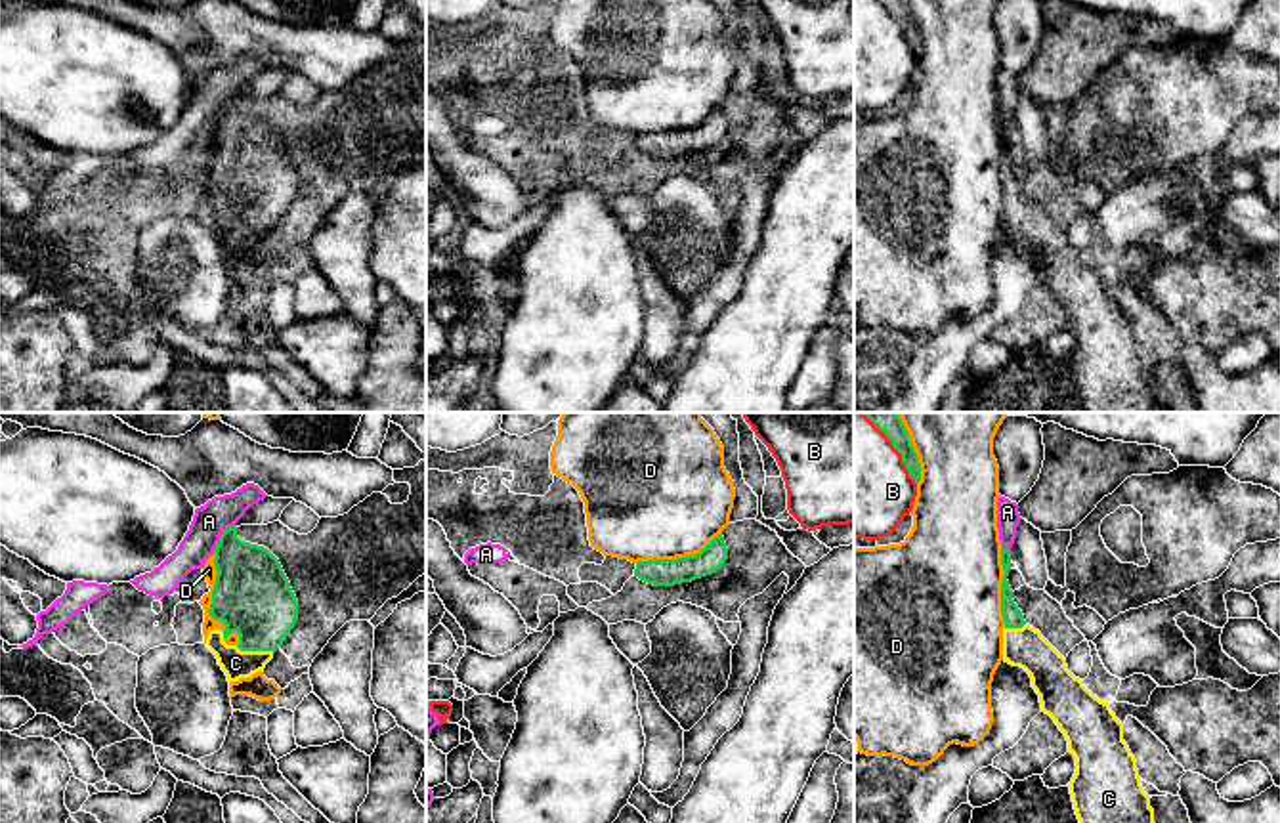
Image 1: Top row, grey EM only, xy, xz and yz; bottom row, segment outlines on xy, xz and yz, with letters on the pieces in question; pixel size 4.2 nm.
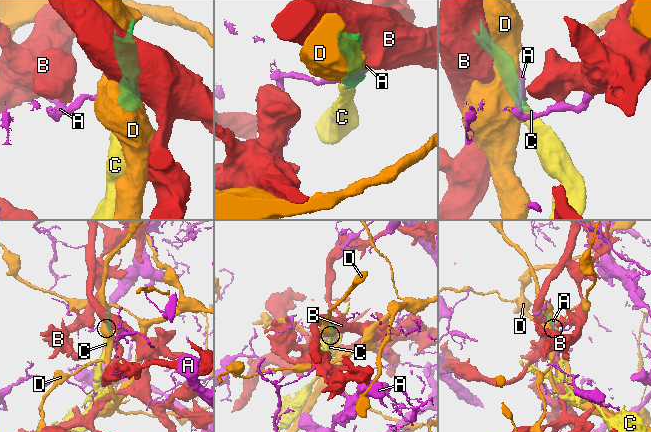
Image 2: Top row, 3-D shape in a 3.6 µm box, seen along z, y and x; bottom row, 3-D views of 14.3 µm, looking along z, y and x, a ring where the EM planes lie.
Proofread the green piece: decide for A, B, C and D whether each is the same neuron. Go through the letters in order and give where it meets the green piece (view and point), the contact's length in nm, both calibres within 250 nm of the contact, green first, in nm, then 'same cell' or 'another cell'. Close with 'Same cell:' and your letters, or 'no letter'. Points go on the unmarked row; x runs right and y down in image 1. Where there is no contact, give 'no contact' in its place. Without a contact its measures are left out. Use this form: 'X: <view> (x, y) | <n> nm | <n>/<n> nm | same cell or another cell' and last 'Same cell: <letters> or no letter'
A: xy (220, 109) | 160 nm | 300/140 nm | another cell
B: yz (902, 29) | 280 nm | 80/460 nm | another cell
C: xy (255, 222) | 170 nm | 320/120 nm | same cell
D: xz (679, 130) | 380 nm | 110/500 nm | another cell
Same cell: C

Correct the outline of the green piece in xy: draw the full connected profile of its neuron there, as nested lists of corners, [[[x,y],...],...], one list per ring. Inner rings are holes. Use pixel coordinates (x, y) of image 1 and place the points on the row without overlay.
[[[237,97],[224,101],[214,128],[218,147],[208,185],[222,193],[225,202],[210,202],[206,220],[231,256],[264,243],[273,231],[298,193],[298,172],[279,132],[267,120],[241,113]]]

